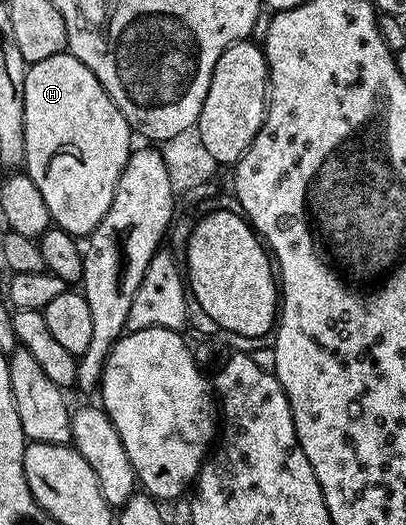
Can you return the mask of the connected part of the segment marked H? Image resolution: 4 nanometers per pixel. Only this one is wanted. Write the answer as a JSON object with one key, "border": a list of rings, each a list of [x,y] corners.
{"border":[[[65,53],[46,57],[46,61],[33,63],[25,70],[24,132],[26,133],[26,157],[24,158],[23,170],[34,181],[34,185],[38,185],[38,193],[42,193],[42,201],[46,201],[46,209],[50,209],[52,223],[61,227],[66,233],[77,237],[91,235],[95,227],[102,221],[102,217],[106,217],[106,209],[110,209],[110,201],[114,201],[114,189],[118,185],[118,177],[122,173],[129,155],[134,150],[134,142],[132,143],[134,132],[129,127],[126,117],[120,112],[118,105],[114,105],[114,101],[98,81],[98,77],[94,77],[94,73],[90,73],[90,69],[86,69],[86,65],[82,65],[82,61],[78,61],[78,57],[74,57],[71,53]]]}

